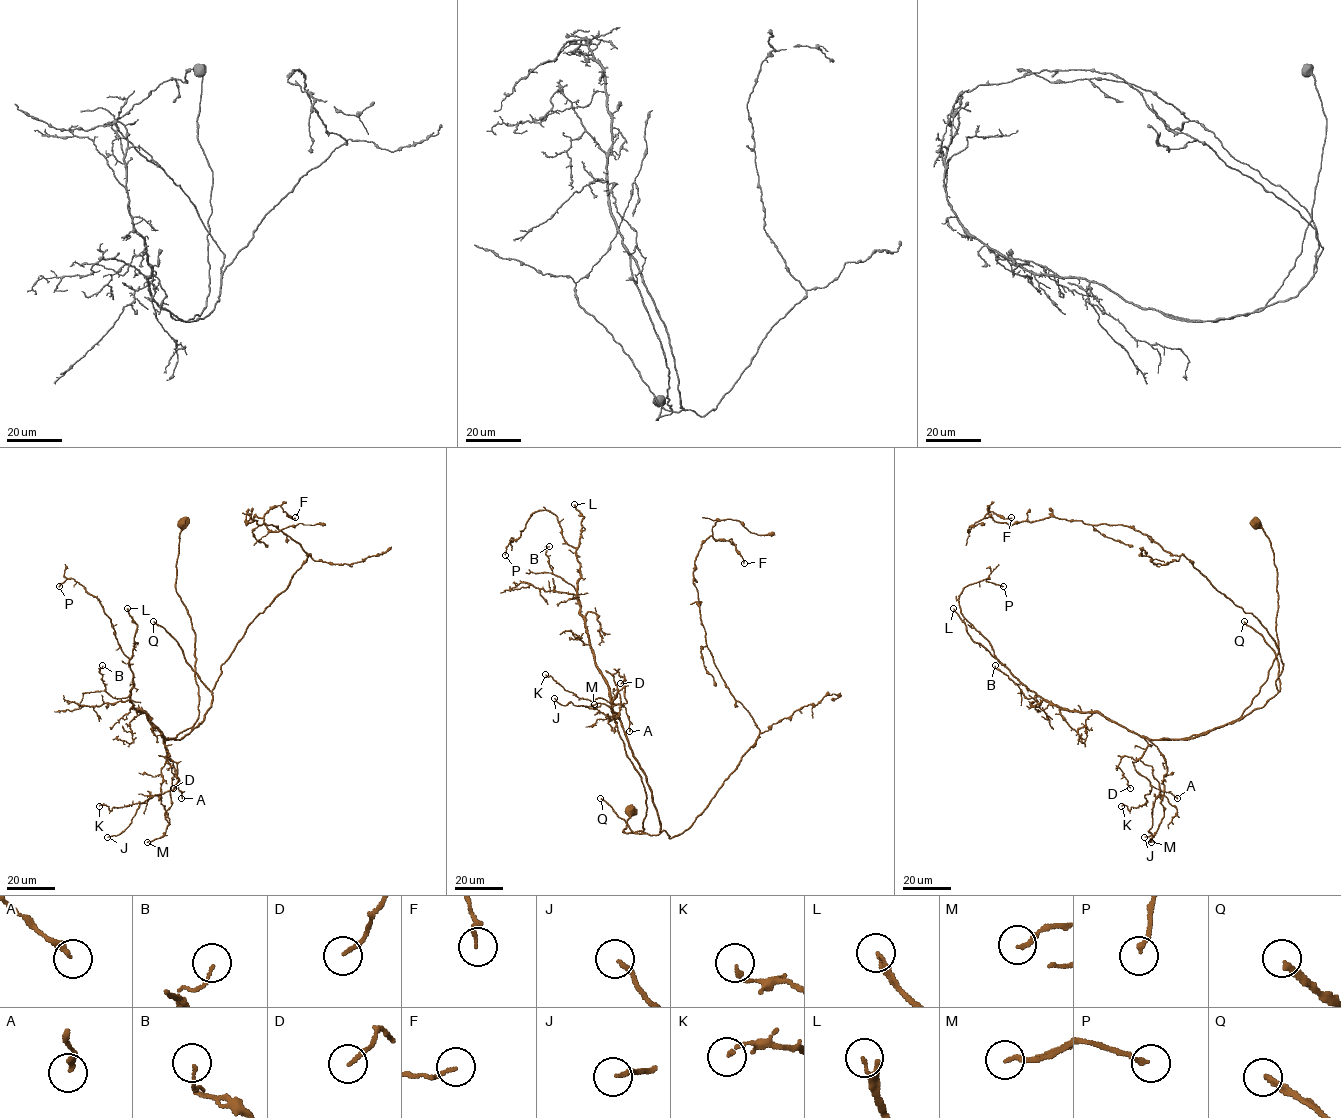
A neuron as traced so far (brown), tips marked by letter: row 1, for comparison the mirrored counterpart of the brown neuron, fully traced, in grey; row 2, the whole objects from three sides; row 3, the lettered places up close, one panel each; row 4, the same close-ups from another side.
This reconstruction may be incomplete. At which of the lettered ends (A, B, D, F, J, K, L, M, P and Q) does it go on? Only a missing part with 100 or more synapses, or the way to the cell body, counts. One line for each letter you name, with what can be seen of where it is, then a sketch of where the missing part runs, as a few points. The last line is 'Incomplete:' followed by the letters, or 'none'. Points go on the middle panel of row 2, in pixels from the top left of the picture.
Q: at (600, 798); missing branch runs (600, 798), (558, 740), (563, 721), (589, 695), (605, 652), (603, 565), (580, 536), (539, 519), (516, 542)
Incomplete: Q

